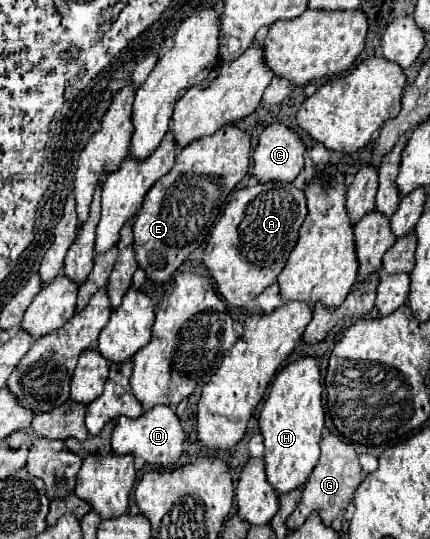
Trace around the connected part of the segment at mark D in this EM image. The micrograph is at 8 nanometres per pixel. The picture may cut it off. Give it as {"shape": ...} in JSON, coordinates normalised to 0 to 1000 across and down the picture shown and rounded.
{"shape":[[[356,753],[347,757],[347,764],[319,772],[319,779],[300,779],[295,772],[281,772],[258,809],[263,839],[272,842],[305,839],[314,846],[337,850],[342,861],[365,861],[365,865],[402,865],[426,839],[426,820],[430,820],[430,801],[421,779],[407,768],[407,761],[393,753]]]}

